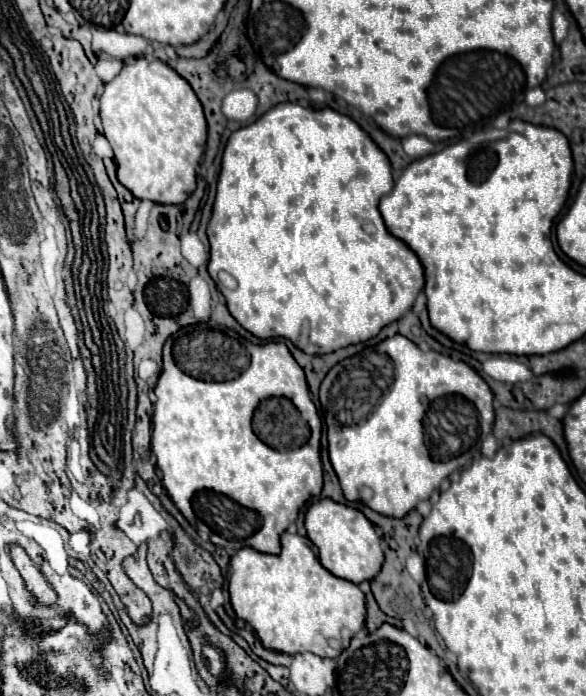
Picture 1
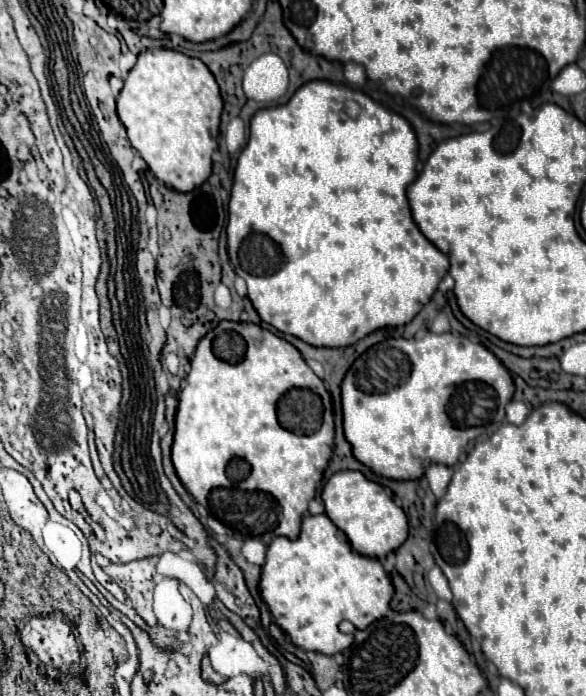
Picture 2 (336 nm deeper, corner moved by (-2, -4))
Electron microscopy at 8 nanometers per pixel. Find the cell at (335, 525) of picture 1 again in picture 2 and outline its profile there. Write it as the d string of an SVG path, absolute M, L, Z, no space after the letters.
M358 471L334 473L322 489L322 501L330 521L346 535L352 549L364 557L382 561L388 553L396 551L408 537L408 519L404 511L394 503L384 487L368 481Z

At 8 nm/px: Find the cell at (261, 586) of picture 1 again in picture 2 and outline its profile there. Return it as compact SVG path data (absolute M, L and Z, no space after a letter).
M306 515L302 519L300 537L296 541L276 537L268 545L258 591L262 601L268 605L272 619L282 631L290 635L292 643L304 651L314 651L322 655L334 655L354 643L354 635L342 633L338 629L342 621L350 621L356 629L364 629L372 621L382 619L388 613L388 603L394 595L394 587L386 571L382 569L382 563L378 559L370 559L352 551L344 533L326 515Z

